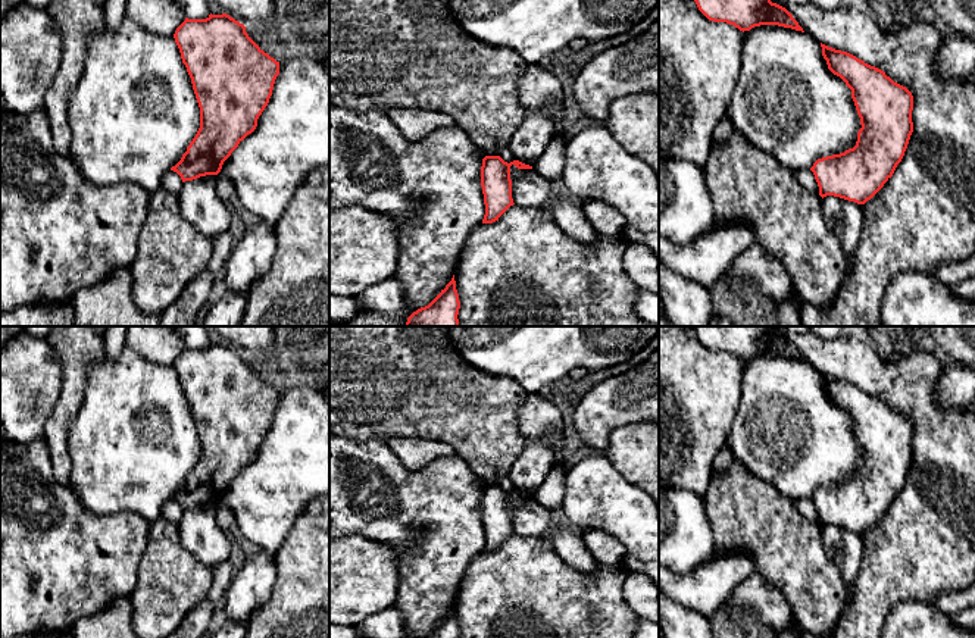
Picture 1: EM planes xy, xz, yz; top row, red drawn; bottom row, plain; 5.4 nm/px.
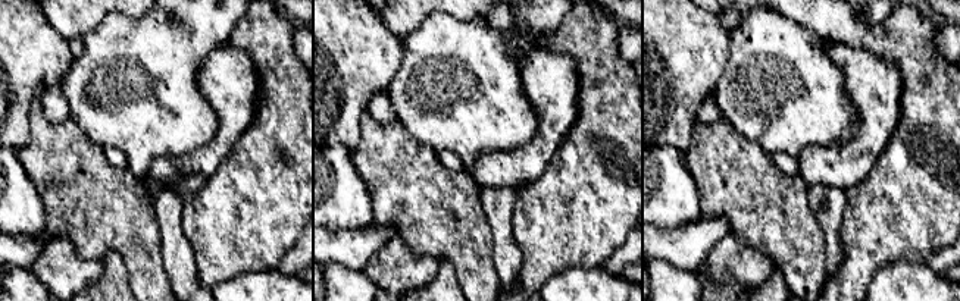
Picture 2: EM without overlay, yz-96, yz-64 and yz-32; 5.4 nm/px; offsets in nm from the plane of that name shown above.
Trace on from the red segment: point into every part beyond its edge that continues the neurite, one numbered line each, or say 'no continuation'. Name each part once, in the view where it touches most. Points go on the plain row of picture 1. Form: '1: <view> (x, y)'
no continuation

